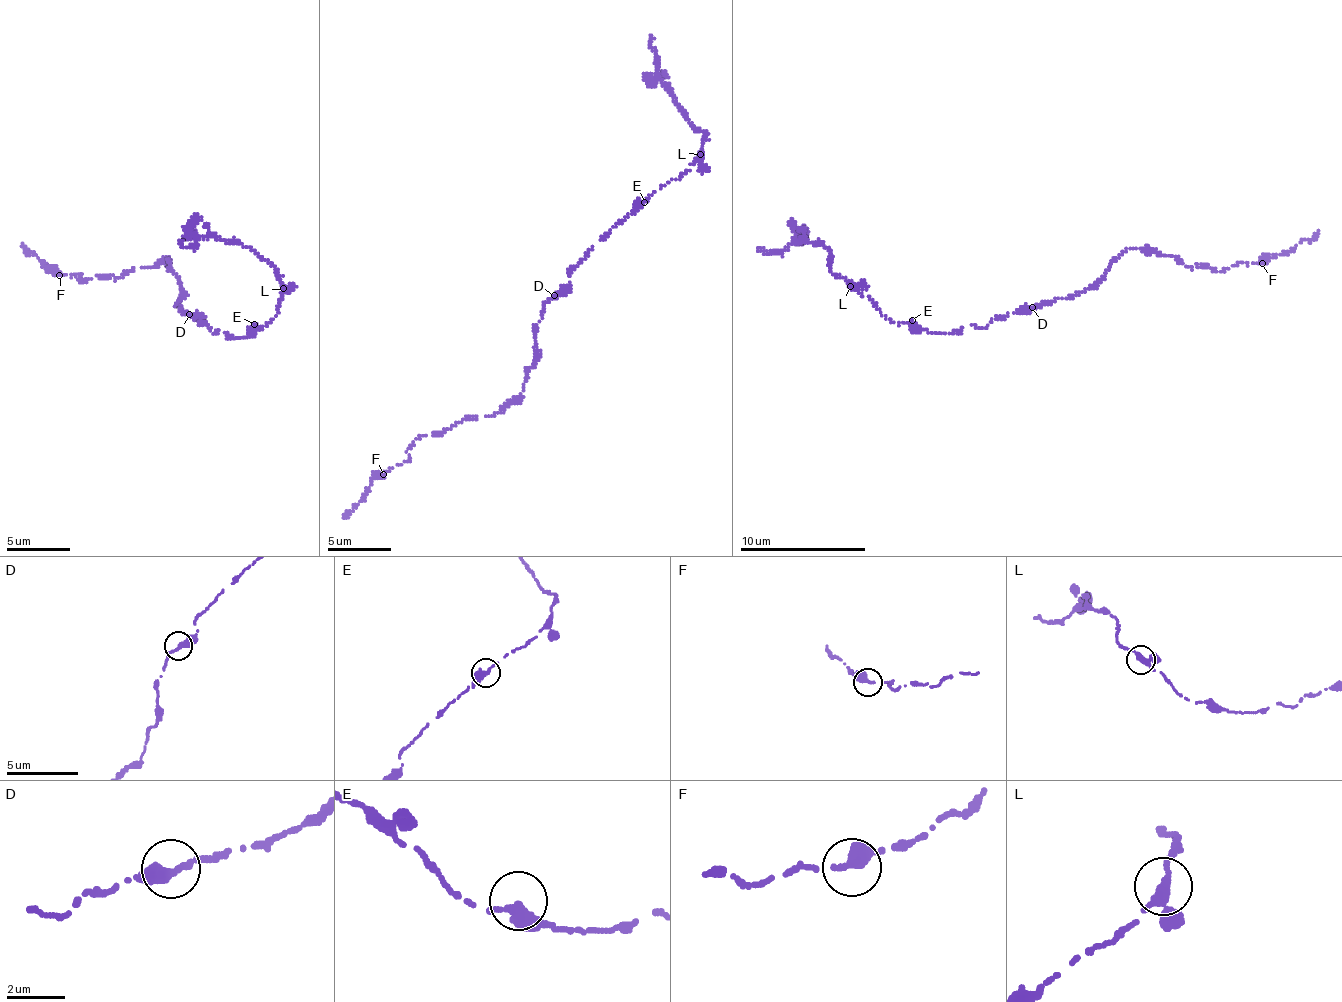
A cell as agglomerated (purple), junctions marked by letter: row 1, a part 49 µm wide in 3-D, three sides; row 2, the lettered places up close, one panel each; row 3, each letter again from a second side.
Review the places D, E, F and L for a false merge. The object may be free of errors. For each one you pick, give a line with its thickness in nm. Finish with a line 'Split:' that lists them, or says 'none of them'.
L: calibre 300 nm
Split: L

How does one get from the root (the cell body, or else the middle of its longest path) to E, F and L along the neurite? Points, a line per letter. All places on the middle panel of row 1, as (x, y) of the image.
E: (554, 298), (566, 289), (570, 276), (585, 253), (644, 202)
F: (554, 298), (534, 328), (536, 357), (517, 397), (491, 416), (420, 436), (407, 461), (383, 474)
L: (554, 298), (566, 289), (570, 276), (588, 249), (655, 192), (690, 170), (690, 164), (699, 155)

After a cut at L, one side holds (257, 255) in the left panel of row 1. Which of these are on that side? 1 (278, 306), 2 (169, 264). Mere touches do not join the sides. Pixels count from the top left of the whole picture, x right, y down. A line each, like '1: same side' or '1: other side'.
1: other side
2: other side

